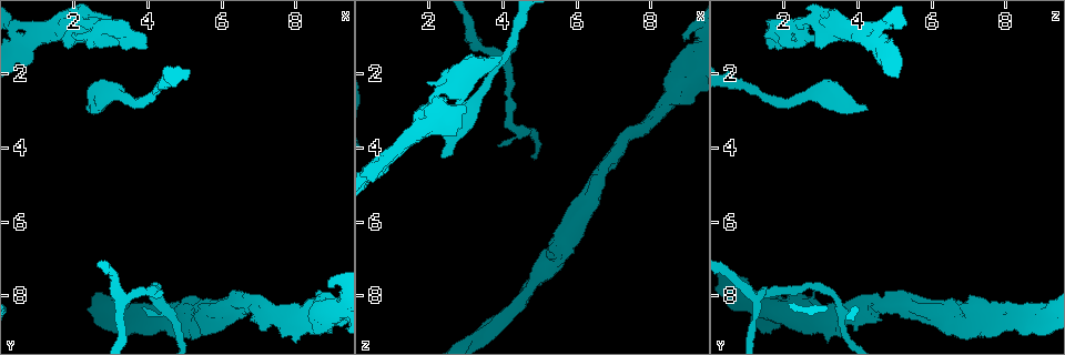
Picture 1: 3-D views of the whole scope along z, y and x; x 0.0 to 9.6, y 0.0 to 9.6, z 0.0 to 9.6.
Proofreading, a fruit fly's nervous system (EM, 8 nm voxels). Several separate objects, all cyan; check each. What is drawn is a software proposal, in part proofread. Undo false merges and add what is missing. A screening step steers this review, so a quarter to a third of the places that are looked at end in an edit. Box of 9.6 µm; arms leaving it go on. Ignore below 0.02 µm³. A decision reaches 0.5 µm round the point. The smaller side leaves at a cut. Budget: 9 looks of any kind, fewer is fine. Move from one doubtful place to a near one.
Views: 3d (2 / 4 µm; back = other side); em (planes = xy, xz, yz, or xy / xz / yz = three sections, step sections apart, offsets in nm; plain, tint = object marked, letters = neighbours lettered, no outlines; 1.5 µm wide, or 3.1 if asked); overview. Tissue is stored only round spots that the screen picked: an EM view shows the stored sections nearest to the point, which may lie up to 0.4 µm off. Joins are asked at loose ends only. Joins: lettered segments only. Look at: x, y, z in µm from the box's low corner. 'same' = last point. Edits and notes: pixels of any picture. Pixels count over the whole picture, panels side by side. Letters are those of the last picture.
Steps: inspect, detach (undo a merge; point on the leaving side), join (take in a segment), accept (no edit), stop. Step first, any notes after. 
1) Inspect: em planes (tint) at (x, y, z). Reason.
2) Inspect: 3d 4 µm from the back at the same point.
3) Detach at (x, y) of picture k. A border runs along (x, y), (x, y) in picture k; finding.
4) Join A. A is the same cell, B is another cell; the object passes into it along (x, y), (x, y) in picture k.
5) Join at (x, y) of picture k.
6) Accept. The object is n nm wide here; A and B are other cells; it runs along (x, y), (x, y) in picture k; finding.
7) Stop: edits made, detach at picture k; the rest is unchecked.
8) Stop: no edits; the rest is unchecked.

Inspect: em xy step 8 (letters) at (4.40, 7.85, 1.25). An open end.

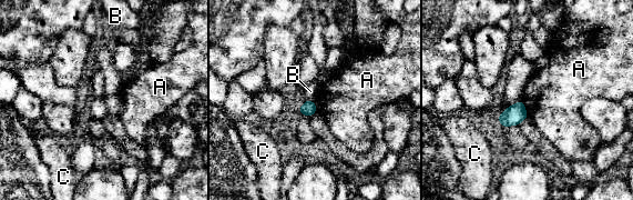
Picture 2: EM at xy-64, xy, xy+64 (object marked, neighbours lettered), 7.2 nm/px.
Accept. The object is 110 nm wide here; A, B and C are other cells; a border runs along (521, 100), (528, 117) in picture 2; none of them fits.

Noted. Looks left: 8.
Inspect: em xy step 4 (letters) at (6.80, 8.65, 4.70).

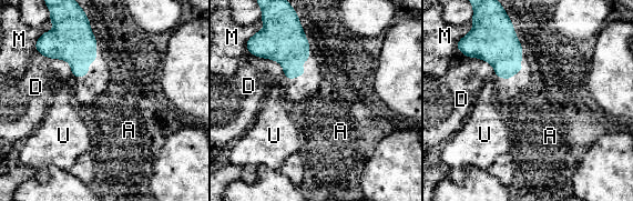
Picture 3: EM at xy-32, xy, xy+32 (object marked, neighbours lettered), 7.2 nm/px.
Inspect: em planes (letters) at the same point.

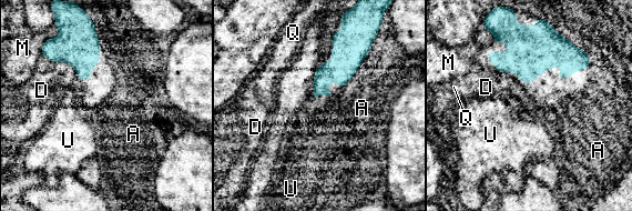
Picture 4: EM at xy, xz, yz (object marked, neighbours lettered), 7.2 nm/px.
Accept. A, D, M, Q and U are other cells; a border runs along (370, 48), (357, 69) in picture 4; no lettered segment goes on from it.

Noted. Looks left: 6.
Inspect: em xz step 8 (tint) at (5.00, 8.65, 7.50). Calibre changes.

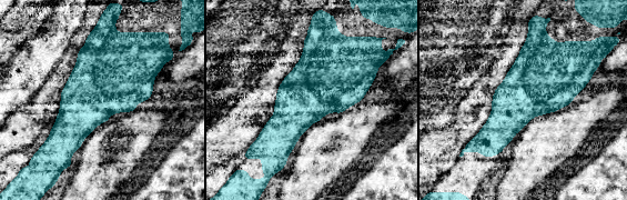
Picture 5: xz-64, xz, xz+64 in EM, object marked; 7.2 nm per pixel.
Inspect: em planes (letters) at the same point.

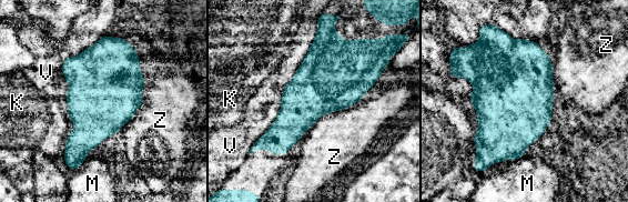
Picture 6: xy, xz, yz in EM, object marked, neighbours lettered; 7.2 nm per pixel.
Accept. K, M, V and Z are other cells; a border runs along (145, 86), (142, 104), (124, 125) in picture 6; one cell here.

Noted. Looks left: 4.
Inspect: 3d 4 µm at (4.00, 1.35, 1.65). Branch stops here.

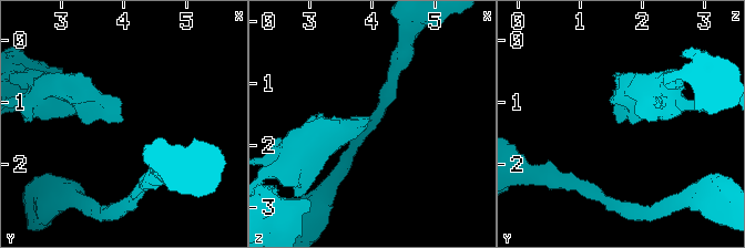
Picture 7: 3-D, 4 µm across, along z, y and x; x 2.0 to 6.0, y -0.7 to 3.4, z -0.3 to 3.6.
Inspect: em xy step 4 (tint) at (3.95, 1.35, 1.65).

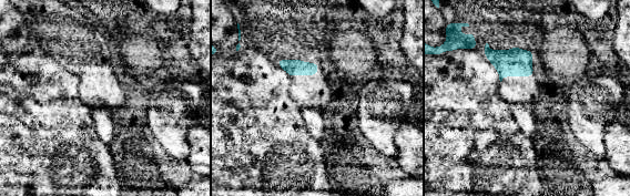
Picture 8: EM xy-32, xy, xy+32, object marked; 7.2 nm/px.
Inspect: em xy step 4 (letters) at the same point.

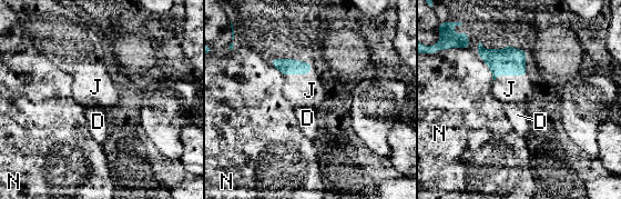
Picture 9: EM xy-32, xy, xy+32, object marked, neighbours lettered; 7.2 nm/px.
Join J. The longest contact is with J, 300 nm; J is the same cell, D and N are other cells; the object passes into it along (285, 66), (293, 59), (307, 90) in picture 9; it goes on there.

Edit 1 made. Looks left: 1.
Stop: edits made, join at picture 9; the rest is unchecked.

